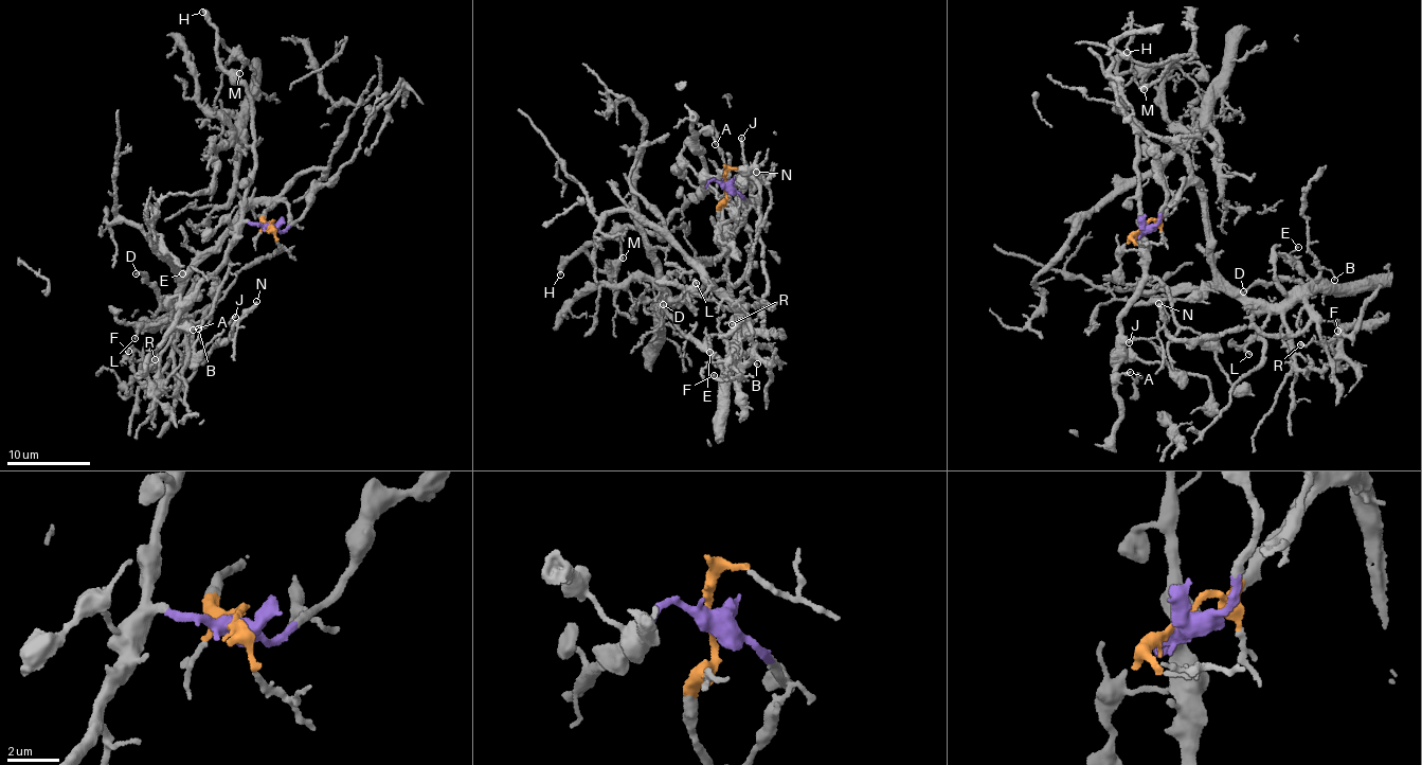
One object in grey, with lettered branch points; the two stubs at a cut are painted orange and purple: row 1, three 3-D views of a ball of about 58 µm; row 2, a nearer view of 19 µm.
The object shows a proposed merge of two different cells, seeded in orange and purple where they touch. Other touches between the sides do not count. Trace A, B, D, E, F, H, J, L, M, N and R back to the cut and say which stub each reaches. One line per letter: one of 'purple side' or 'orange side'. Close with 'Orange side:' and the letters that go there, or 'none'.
A: purple side
B: orange side
D: orange side
E: orange side
F: orange side
H: purple side
J: purple side
L: orange side
M: purple side
N: orange side
R: orange side
Orange side: B, D, E, F, L, N, R

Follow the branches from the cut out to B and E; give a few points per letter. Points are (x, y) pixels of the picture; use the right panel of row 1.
B: (1144, 228), (1190, 183), (1199, 184), (1217, 271), (1242, 294), (1279, 305), (1314, 281), (1319, 267), (1334, 280)
E: (1144, 228), (1190, 183), (1199, 184), (1217, 271), (1244, 294), (1271, 306), (1309, 281), (1286, 256), (1298, 247)

